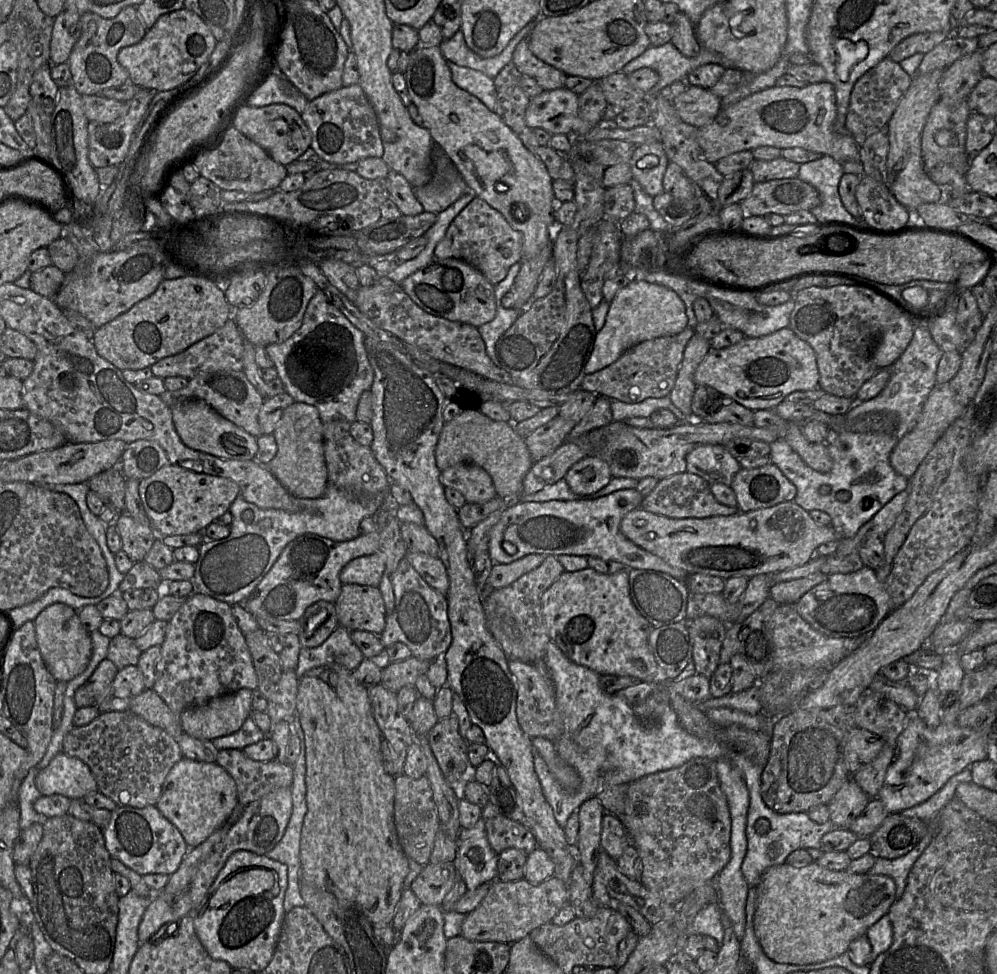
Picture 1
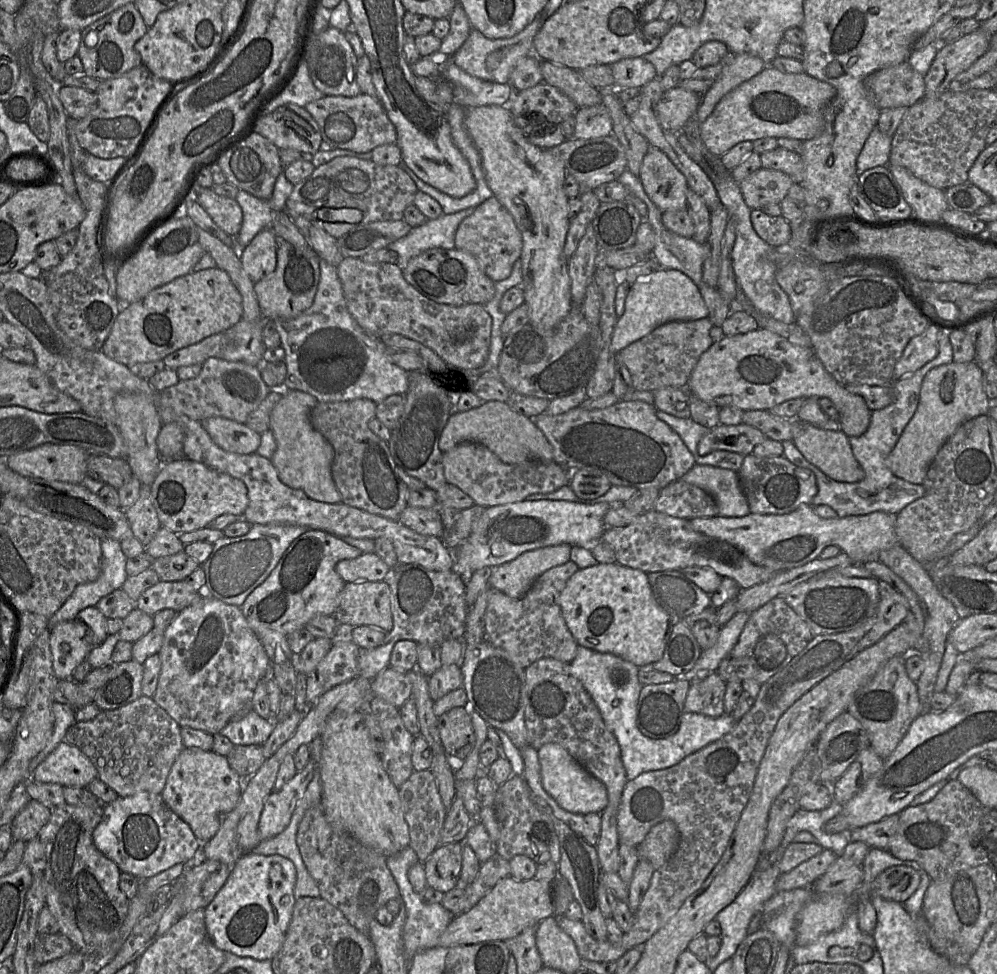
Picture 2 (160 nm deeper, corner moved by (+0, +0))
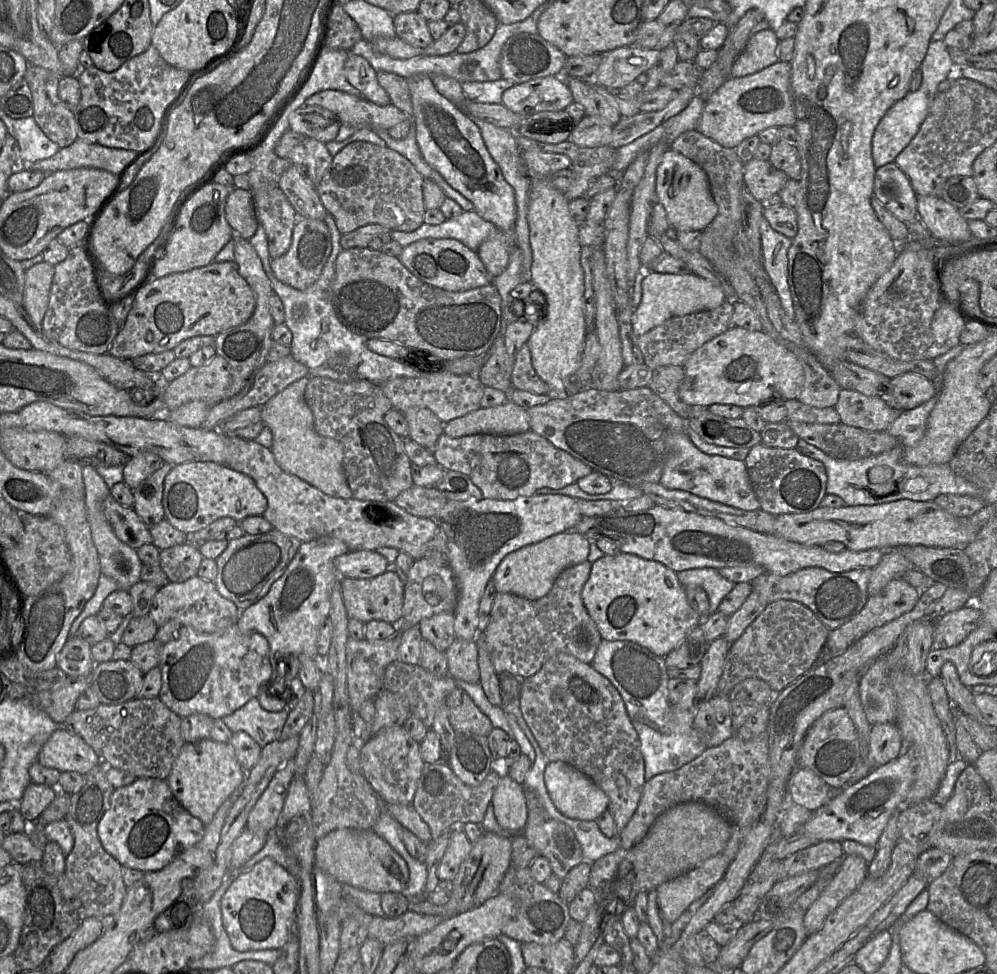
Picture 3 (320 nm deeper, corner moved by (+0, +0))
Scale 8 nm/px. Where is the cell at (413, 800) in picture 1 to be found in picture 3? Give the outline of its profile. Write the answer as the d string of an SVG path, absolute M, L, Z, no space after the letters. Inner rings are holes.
M447 758L432 764L425 763L411 804L428 824L431 840L436 839L449 828L461 827L468 822L480 824L501 775L502 766L493 768L478 786L469 786L453 772Z

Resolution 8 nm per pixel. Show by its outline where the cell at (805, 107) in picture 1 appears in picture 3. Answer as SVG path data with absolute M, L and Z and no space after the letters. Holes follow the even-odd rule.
M790 62L776 63L750 75L729 78L705 102L698 130L723 147L736 148L744 139L769 127L795 125Z

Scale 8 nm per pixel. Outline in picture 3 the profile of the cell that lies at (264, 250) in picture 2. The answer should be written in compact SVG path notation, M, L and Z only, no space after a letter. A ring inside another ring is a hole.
M256 168L248 177L256 218L267 236L269 256L271 260L279 258L291 246L297 213L279 187L279 178L264 178Z

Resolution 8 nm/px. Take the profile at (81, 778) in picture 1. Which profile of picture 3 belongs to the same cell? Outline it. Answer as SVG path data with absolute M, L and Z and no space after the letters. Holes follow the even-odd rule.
M64 727L57 728L40 750L37 761L60 772L75 771L86 775L101 760L78 735Z

